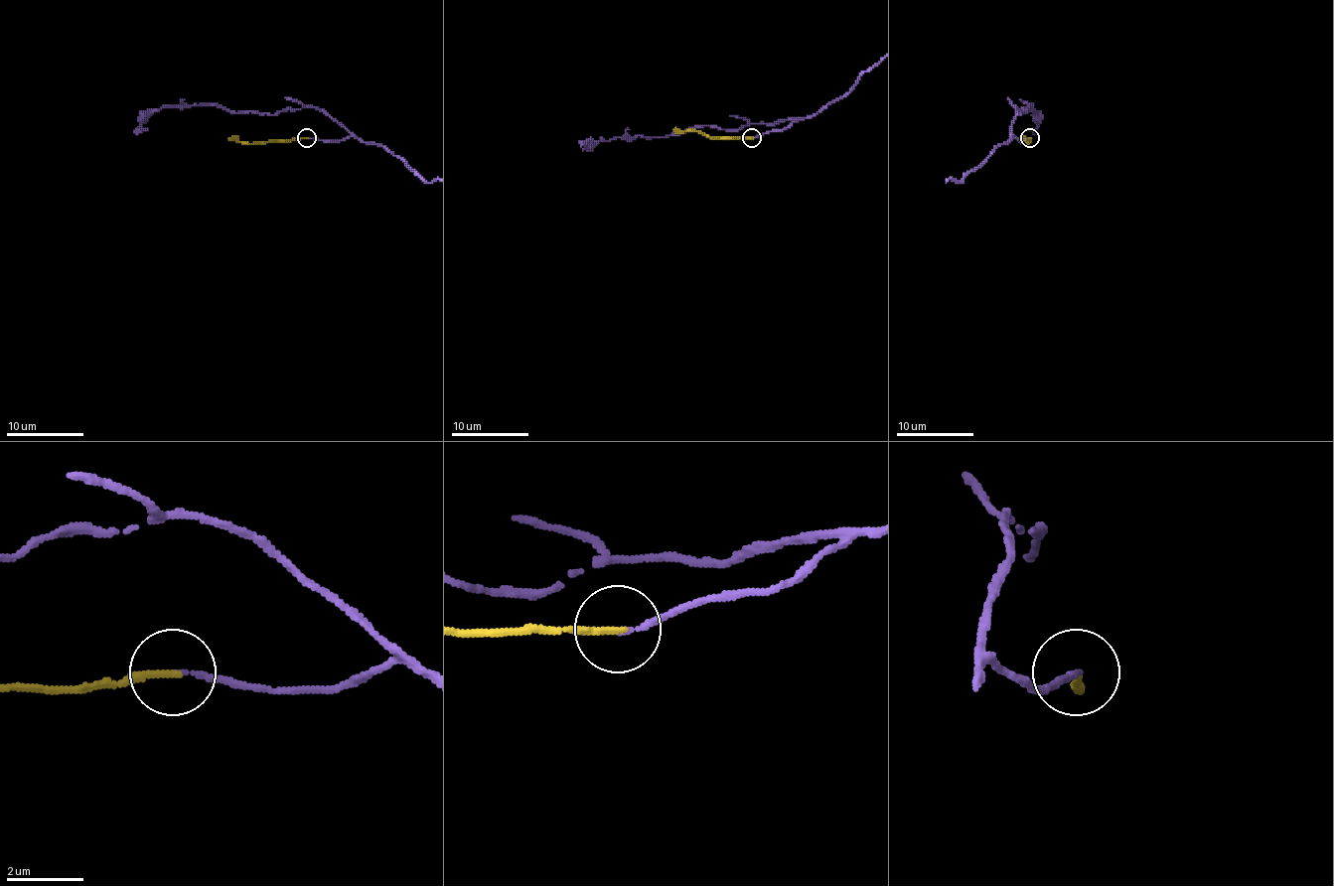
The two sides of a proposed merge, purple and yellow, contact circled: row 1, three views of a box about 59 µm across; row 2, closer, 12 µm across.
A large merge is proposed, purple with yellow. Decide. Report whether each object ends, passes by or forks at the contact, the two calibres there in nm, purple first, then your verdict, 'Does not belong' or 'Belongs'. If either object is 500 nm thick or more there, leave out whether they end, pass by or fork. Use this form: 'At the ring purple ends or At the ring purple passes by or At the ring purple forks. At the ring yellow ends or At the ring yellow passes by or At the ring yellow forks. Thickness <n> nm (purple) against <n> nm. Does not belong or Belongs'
At the ring purple ends. At the ring yellow ends. Thickness 120 nm (purple) against 200 nm. Belongs

